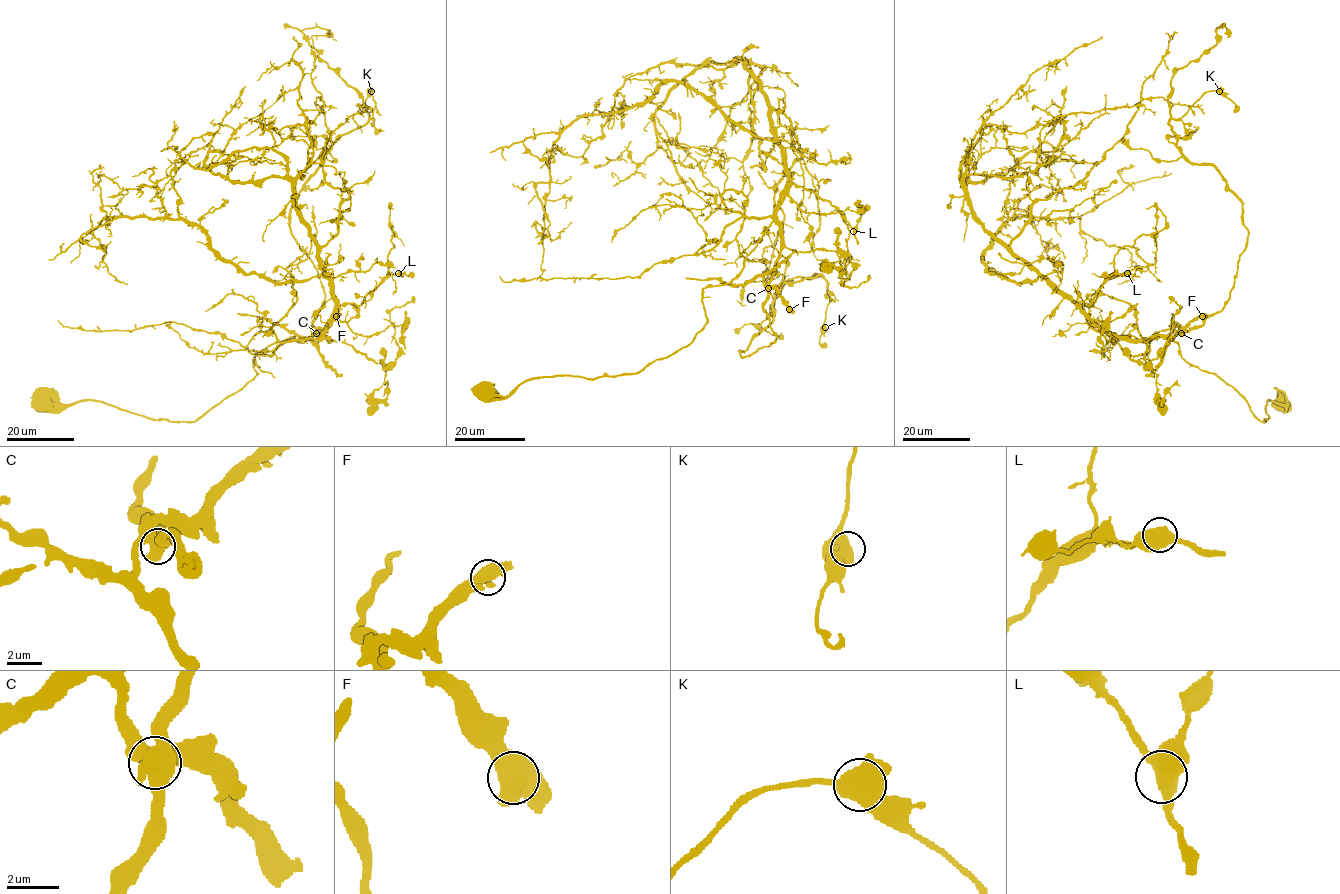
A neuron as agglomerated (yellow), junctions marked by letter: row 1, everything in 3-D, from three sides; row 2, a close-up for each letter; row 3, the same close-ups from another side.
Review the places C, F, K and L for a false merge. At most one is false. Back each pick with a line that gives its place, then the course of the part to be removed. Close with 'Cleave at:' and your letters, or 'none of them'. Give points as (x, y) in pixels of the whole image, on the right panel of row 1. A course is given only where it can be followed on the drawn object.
C: at (1181, 333); foreign part runs (1181, 333), (1170, 338), (1178, 331), (1172, 313)
Cleave at: C

